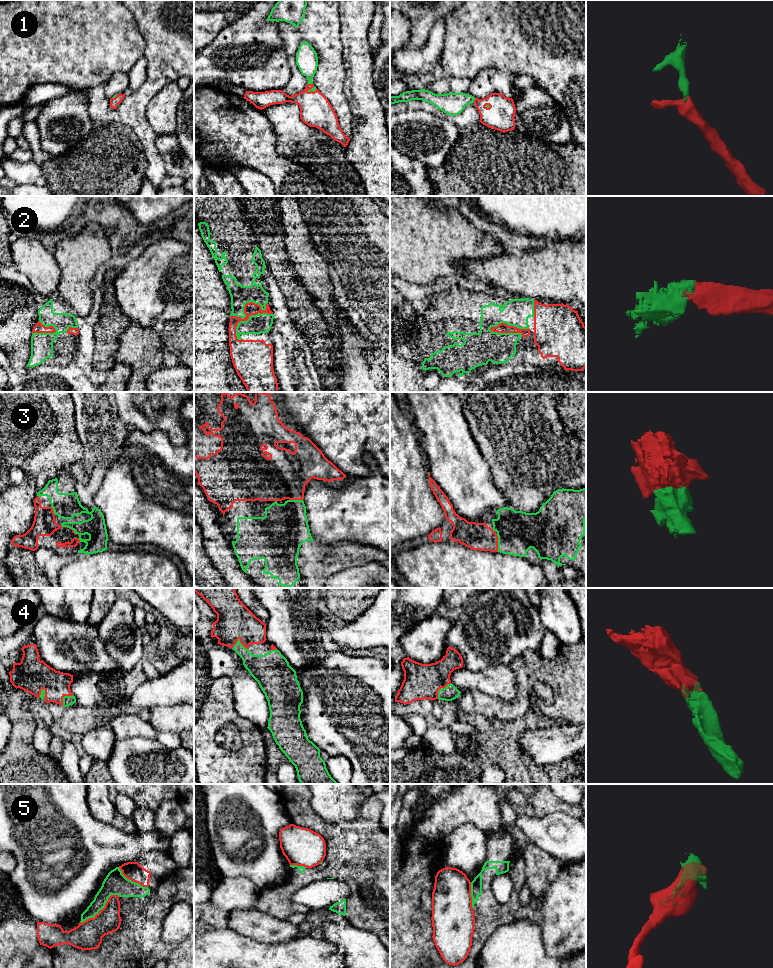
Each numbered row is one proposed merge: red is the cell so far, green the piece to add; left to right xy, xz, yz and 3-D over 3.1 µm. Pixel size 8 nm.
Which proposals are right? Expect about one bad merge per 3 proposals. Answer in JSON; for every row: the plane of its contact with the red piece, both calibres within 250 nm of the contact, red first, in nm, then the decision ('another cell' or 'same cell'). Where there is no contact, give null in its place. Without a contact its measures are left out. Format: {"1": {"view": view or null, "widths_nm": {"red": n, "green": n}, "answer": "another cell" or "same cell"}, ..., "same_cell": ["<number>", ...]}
{"1": {"view": "xz", "widths_nm": {"red": 260, "green": 180}, "answer": "same cell"}, "2": {"view": "xz", "widths_nm": {"red": 100, "green": 160}, "answer": "same cell"}, "3": {"view": "yz", "widths_nm": {"red": 220, "green": 320}, "answer": "same cell"}, "4": {"view": "xz", "widths_nm": {"red": 300, "green": 190}, "answer": "same cell"}, "5": {"view": "xy", "widths_nm": {"red": 220, "green": 190}, "answer": "another cell"}, "same_cell": ["1", "2", "3", "4"]}

